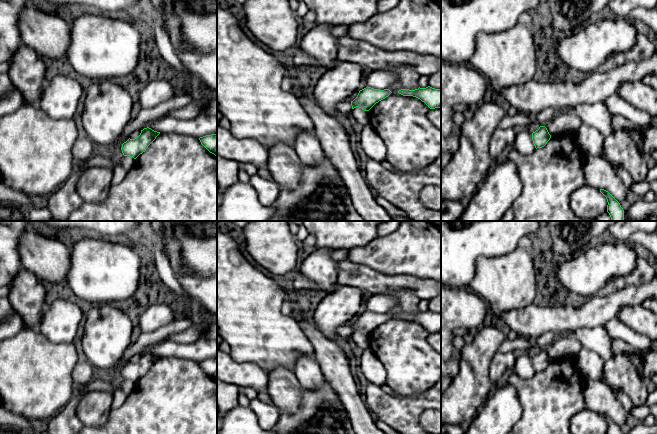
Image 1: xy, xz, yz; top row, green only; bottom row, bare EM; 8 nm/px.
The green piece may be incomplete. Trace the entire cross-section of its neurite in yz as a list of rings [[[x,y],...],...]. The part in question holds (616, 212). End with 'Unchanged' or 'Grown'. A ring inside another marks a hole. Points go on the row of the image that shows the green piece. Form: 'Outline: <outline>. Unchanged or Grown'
Outline: [[[600,189],[600,192],[606,197],[608,205],[607,212],[611,217],[611,221],[625,221],[624,210],[620,203],[606,190]]]. Unchanged

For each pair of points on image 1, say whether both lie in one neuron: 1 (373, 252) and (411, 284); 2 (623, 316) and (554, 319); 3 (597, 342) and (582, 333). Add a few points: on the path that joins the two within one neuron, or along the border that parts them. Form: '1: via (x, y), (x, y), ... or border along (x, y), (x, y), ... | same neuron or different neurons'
1: border along (378, 271), (384, 274), (414, 275), (424, 279) | different neurons
2: border along (637, 304), (623, 306), (616, 316) | different neurons
3: via (593, 339), (586, 336) | same neuron

